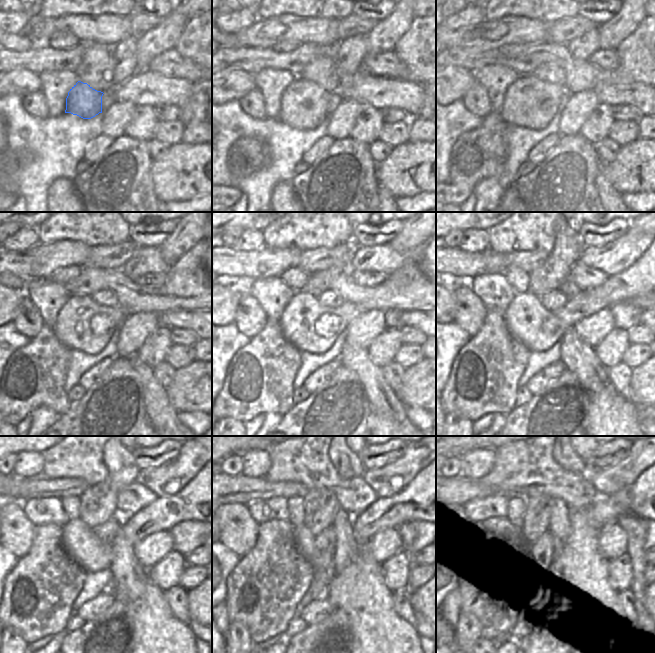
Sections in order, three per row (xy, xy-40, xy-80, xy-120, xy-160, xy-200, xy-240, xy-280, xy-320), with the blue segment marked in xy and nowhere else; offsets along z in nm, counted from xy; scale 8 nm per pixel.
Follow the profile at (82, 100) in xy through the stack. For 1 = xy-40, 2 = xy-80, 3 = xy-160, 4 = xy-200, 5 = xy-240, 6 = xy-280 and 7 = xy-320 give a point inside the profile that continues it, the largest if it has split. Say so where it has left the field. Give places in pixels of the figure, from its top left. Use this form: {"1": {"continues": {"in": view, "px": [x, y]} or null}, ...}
{"1": {"continues": {"in": "xy-40", "px": [304, 105]}}, "2": {"continues": {"in": "xy-80", "px": [529, 102]}}, "3": {"continues": {"in": "xy-160", "px": [305, 323]}}, "4": {"continues": {"in": "xy-200", "px": [537, 328]}}, "5": {"continues": {"in": "xy-240", "px": [191, 503]}}, "6": {"continues": {"in": "xy-280", "px": [415, 502]}}, "7": {"continues": {"in": "xy-320", "px": [639, 499]}}}

